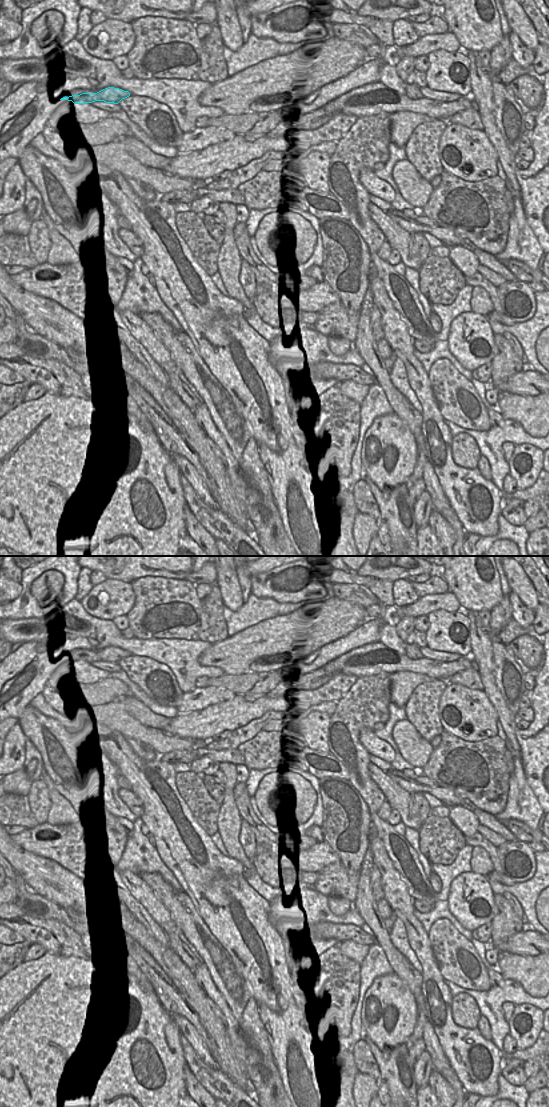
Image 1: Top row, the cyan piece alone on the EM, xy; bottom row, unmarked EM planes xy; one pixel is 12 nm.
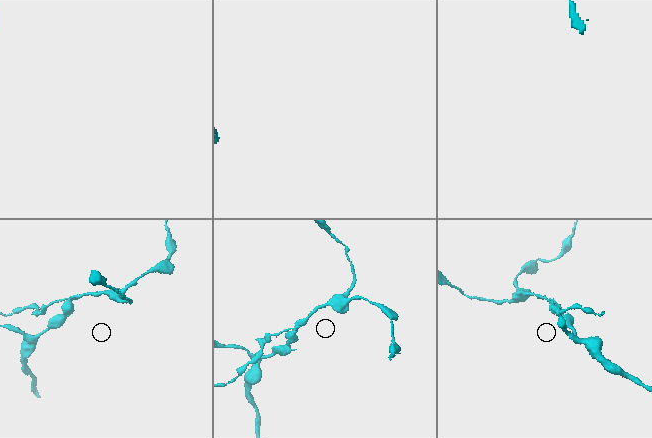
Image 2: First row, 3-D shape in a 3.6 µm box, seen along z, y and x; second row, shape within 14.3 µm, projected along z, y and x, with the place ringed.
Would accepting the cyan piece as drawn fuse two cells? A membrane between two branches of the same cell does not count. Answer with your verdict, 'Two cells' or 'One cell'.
Two cells

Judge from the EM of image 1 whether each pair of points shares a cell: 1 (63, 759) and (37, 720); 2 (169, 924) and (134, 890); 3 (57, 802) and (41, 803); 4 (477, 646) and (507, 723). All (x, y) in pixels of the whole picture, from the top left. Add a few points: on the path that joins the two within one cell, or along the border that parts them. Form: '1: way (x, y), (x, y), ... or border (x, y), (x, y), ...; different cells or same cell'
1: way (59, 749), (58, 745), (43, 730); same cell
2: way (161, 915), (143, 897); same cell
3: border (43, 780), (50, 800), (47, 821); different cells
4: way (485, 665), (489, 687), (499, 704); same cell

